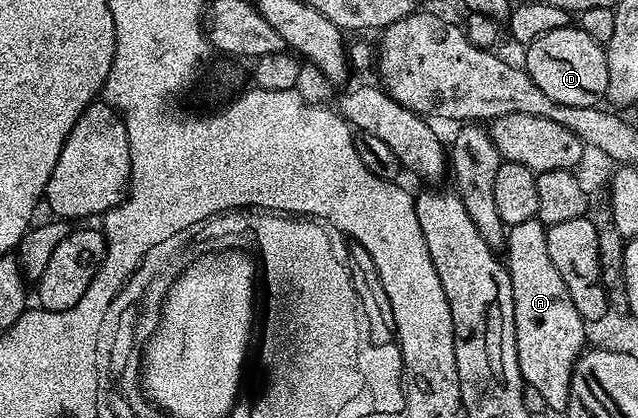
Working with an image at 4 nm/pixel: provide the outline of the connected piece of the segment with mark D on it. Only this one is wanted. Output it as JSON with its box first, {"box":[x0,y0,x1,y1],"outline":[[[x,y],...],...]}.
{"box":[525,26,608,107],"outline":[[[567,26],[560,30],[552,30],[540,38],[536,38],[525,49],[526,72],[552,98],[564,106],[592,106],[599,107],[606,100],[608,90],[608,62],[606,50],[598,44],[584,30],[576,26]]]}

